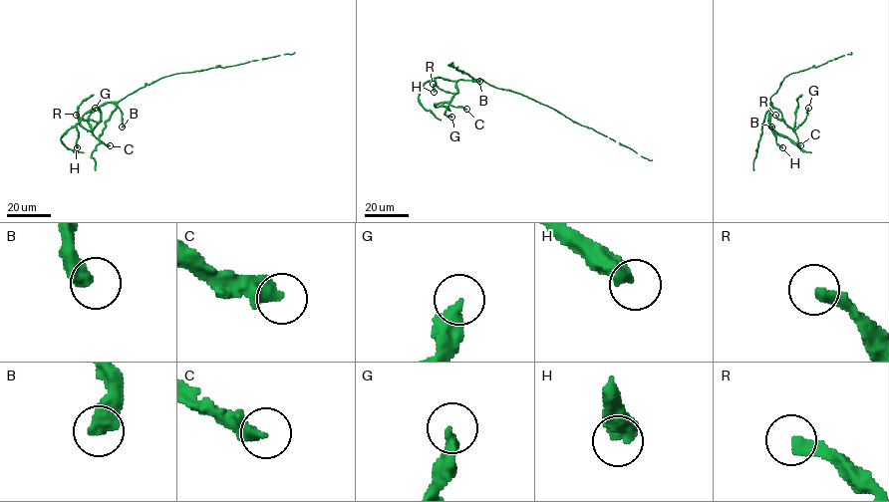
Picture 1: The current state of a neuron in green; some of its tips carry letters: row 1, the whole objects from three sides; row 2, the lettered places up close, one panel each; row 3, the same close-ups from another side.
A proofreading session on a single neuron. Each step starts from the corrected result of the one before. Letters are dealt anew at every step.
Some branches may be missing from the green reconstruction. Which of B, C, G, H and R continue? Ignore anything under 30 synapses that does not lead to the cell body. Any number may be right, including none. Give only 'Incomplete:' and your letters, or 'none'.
Incomplete: C

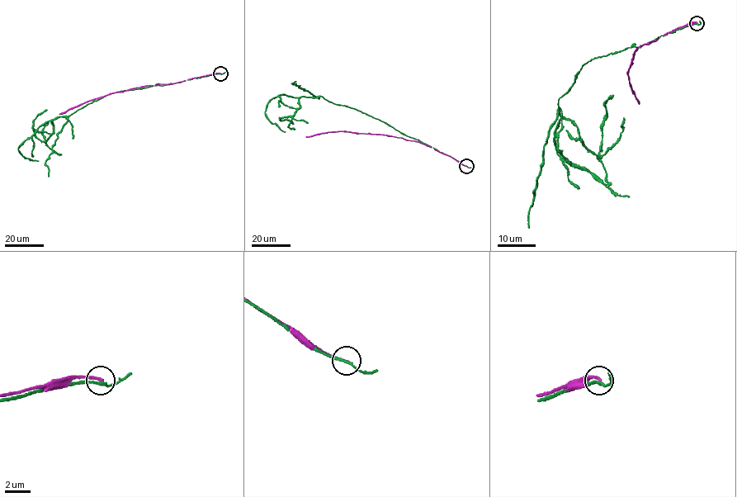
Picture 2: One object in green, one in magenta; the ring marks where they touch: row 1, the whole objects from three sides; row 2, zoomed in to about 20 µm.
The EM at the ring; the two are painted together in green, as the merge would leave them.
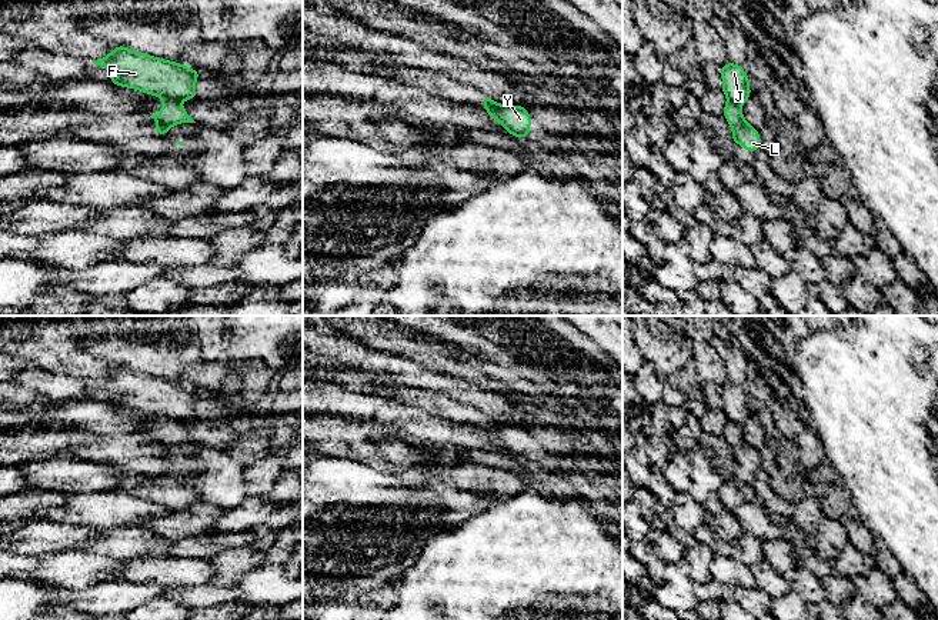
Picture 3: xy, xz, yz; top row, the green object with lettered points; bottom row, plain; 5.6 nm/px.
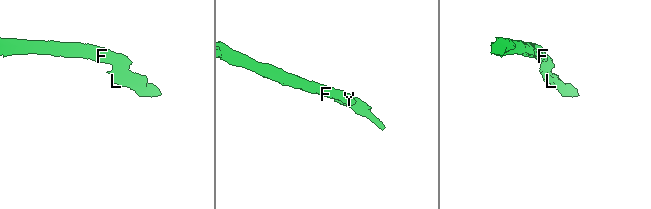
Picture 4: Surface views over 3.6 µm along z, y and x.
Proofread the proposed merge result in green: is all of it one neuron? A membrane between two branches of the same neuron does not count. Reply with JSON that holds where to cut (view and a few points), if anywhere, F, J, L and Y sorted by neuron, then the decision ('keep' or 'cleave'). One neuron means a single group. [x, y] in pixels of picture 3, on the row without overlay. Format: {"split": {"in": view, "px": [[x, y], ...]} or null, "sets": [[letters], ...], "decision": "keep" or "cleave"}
{"split": {"in": "xy", "px": [[163, 416], [177, 422]]}, "sets": [["F", "J", "Y"], ["L"]], "decision": "cleave"}

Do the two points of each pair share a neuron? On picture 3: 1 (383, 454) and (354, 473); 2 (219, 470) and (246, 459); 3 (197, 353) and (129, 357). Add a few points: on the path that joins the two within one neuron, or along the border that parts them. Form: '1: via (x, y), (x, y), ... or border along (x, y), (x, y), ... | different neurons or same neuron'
1: border along (334, 456), (357, 460), (371, 467) | different neurons
2: border along (223, 449), (244, 466) | different neurons
3: via (180, 353), (146, 356) | same neuron

